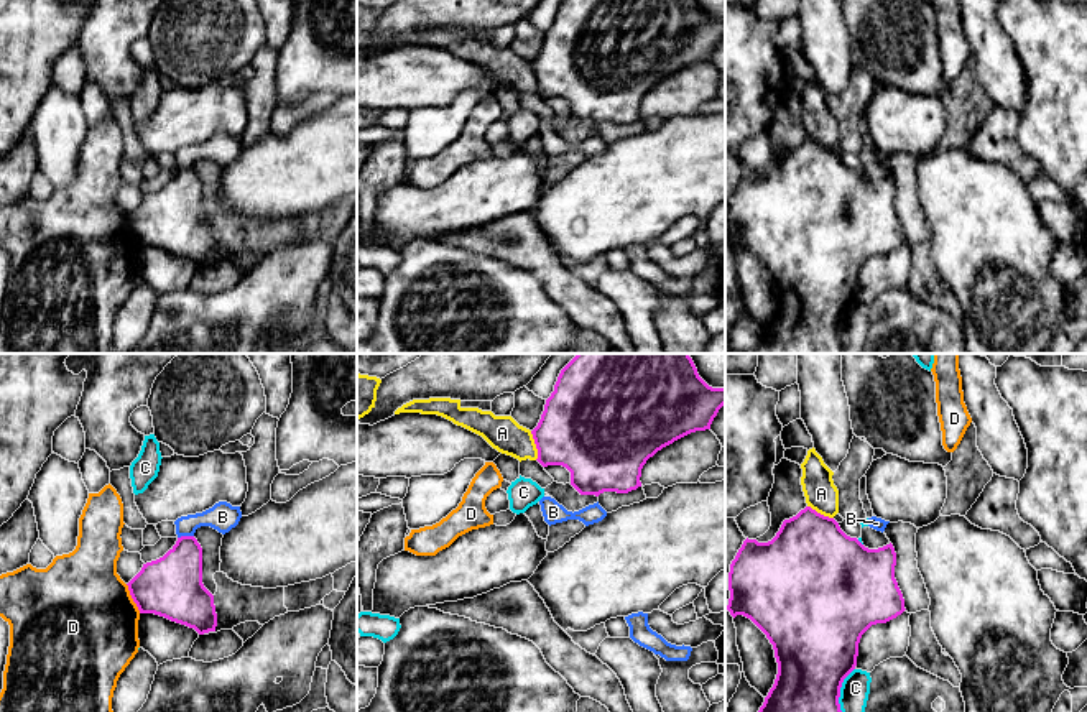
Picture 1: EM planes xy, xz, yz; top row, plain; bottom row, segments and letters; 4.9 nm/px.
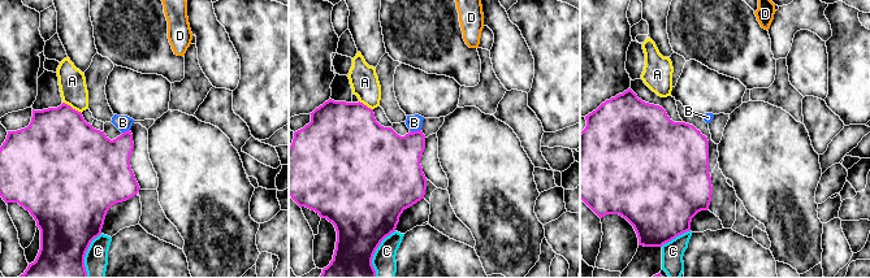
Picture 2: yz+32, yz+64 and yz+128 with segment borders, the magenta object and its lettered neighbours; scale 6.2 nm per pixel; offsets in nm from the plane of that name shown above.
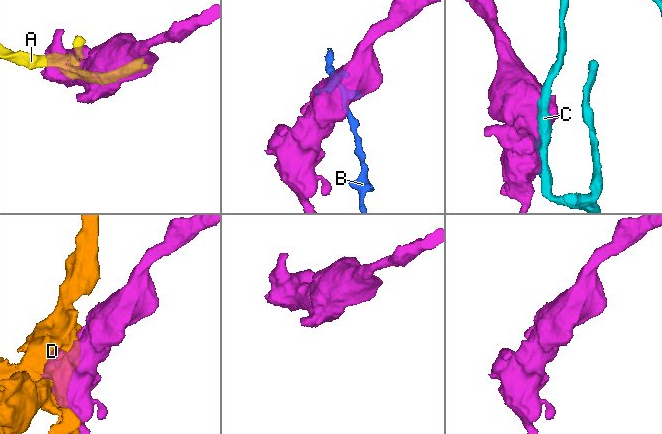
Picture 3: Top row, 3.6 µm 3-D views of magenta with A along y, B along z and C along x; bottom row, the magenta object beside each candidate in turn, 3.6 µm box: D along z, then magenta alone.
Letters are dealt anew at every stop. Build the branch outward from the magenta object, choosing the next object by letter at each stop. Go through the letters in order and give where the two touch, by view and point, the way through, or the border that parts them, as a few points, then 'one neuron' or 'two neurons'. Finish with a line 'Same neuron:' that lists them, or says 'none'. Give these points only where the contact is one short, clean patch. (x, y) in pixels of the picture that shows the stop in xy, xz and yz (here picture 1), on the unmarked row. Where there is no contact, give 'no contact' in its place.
A: meets magenta in xz at (536, 78); two neurons
B: meets magenta in xy at (185, 168); border along xy (193, 166), (178, 170); two neurons
C: meets magenta in yz at (839, 326); two neurons
D: meets magenta in xy at (132, 229); two neurons
Same neuron: none

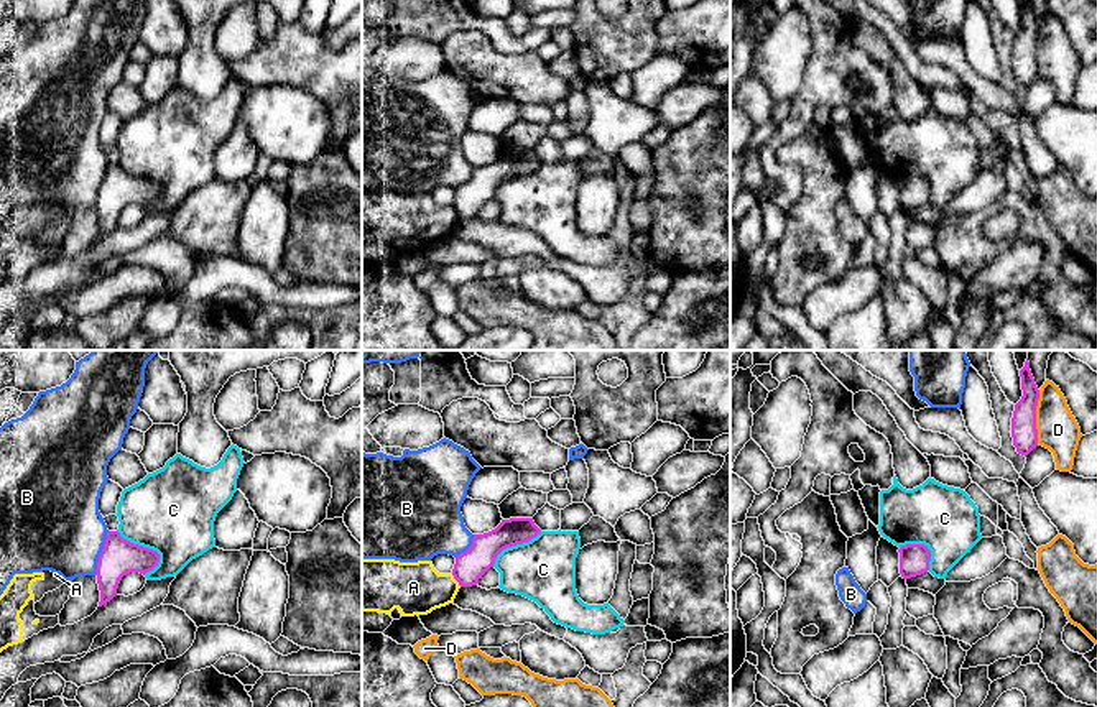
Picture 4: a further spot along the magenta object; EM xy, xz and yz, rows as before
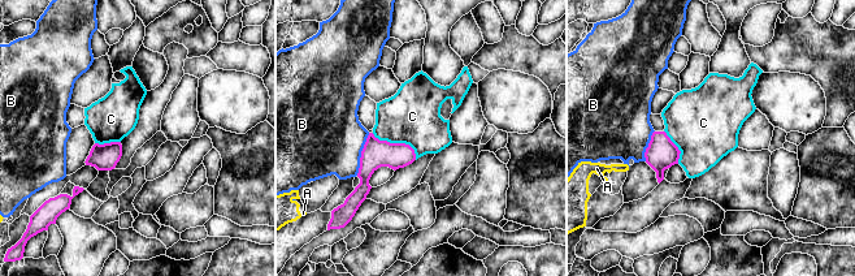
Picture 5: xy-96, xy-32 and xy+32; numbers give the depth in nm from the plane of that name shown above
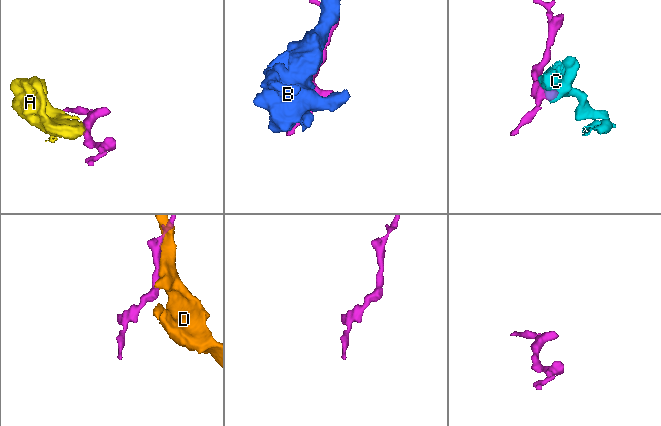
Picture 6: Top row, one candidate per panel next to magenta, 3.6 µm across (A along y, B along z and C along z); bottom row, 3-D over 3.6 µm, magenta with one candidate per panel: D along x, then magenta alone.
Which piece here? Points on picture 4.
A: meets magenta in xz at (456, 211); border along xz (451, 206), (461, 217); two neurons
B: meets magenta in xy at (101, 184); two neurons
C: meets magenta in xy at (142, 178); two neurons
D: meets magenta in yz at (1035, 48); two neurons
Same neuron: none

